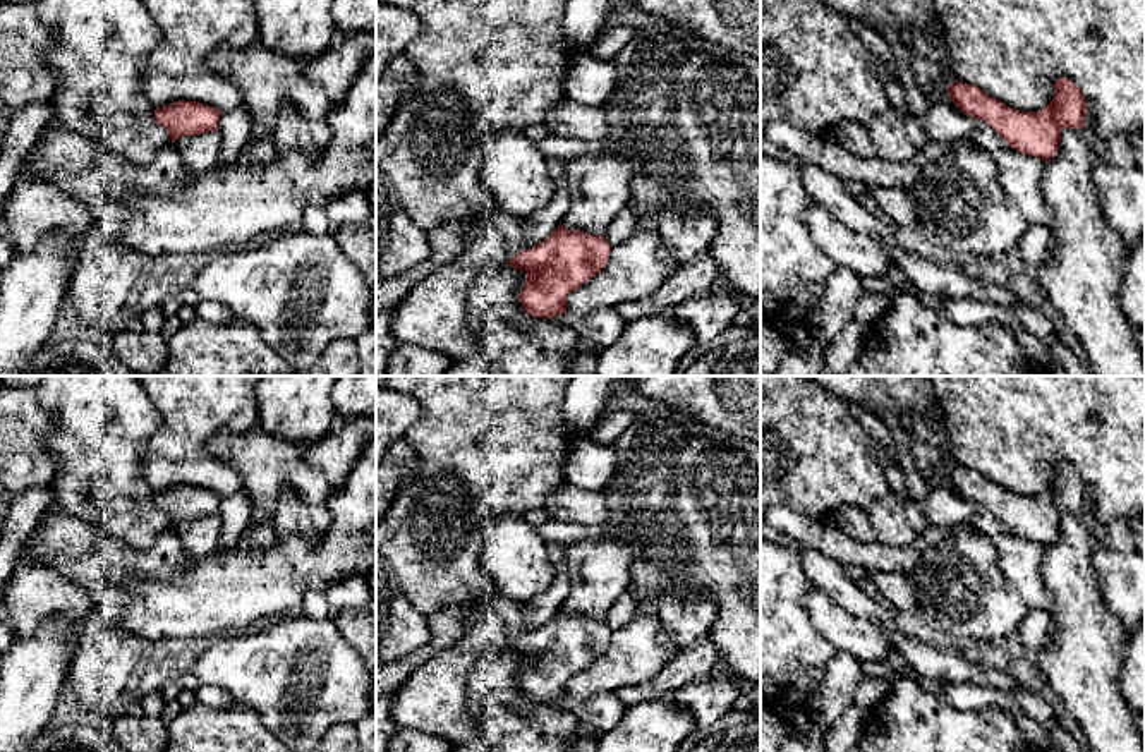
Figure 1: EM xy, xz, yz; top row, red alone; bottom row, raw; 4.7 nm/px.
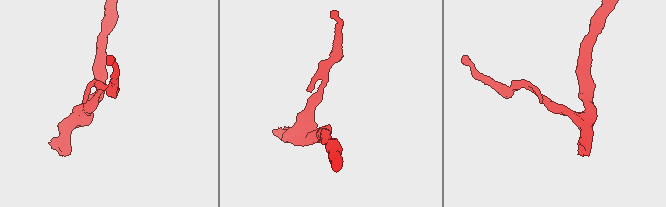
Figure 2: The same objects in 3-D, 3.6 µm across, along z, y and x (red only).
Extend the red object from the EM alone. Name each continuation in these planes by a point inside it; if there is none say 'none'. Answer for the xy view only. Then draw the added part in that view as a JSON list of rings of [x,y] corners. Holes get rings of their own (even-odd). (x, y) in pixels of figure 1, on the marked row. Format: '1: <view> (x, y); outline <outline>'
none

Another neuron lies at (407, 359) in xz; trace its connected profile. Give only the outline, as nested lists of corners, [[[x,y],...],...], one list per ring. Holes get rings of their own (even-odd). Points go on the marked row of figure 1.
[[[398,343],[388,359],[385,376],[443,376],[453,364],[443,352]]]

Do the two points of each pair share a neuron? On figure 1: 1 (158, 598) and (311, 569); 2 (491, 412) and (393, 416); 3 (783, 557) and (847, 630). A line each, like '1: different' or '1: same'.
1: same
2: different
3: different

